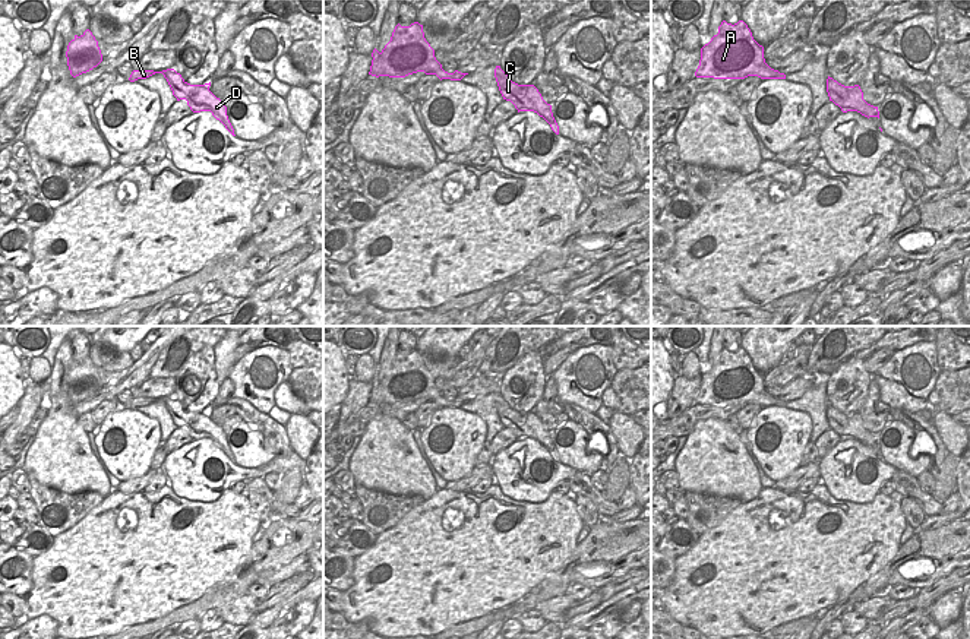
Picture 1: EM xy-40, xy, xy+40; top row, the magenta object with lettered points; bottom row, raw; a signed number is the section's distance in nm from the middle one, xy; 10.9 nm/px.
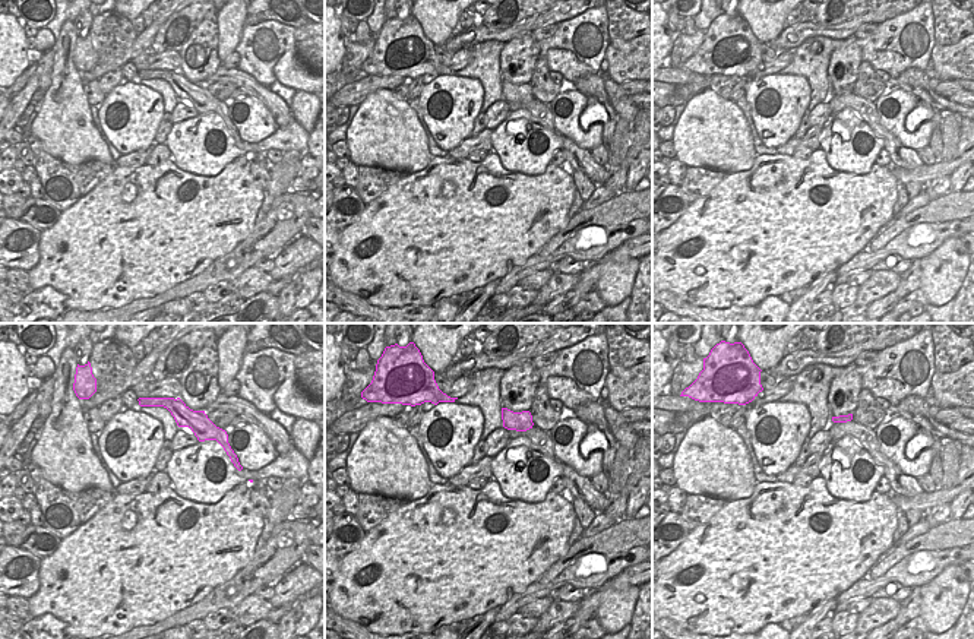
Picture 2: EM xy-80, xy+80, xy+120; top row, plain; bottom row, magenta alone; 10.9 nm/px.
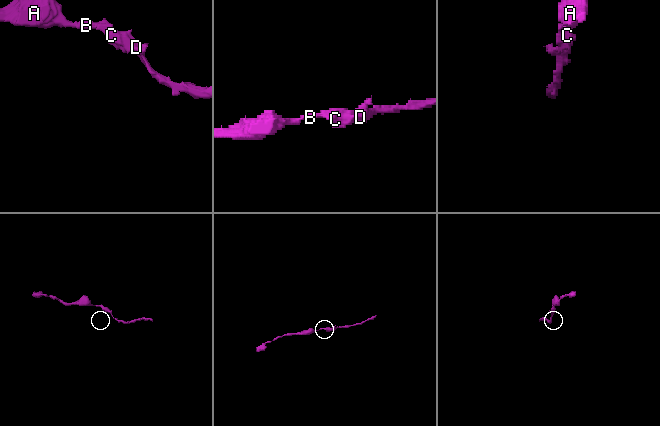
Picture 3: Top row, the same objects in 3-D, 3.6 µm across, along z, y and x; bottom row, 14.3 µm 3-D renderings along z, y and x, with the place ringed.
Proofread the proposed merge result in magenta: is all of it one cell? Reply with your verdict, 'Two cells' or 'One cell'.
One cell

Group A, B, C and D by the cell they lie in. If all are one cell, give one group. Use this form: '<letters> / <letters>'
A B C D

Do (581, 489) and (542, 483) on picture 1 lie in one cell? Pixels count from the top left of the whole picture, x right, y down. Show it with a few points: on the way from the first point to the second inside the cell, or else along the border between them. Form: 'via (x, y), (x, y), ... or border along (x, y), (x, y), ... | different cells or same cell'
border along (578, 471), (566, 480) | different cells

